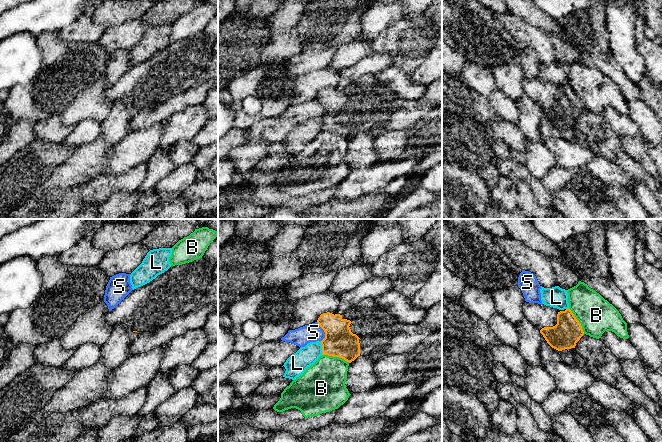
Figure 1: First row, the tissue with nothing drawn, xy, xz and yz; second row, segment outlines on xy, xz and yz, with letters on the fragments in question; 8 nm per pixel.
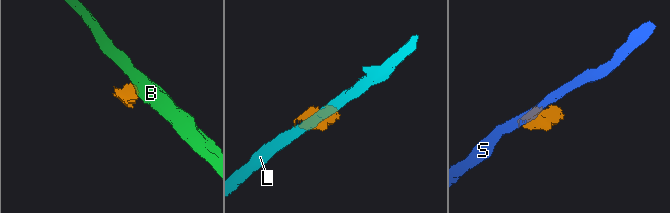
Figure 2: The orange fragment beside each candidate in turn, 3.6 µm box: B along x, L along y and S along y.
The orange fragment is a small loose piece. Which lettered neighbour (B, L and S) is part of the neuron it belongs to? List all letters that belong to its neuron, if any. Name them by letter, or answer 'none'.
none

